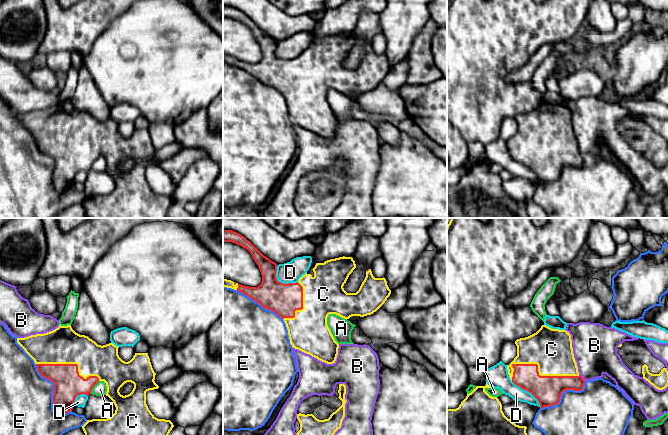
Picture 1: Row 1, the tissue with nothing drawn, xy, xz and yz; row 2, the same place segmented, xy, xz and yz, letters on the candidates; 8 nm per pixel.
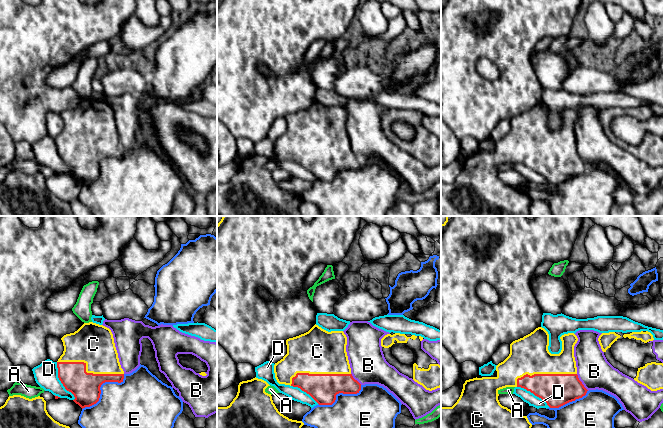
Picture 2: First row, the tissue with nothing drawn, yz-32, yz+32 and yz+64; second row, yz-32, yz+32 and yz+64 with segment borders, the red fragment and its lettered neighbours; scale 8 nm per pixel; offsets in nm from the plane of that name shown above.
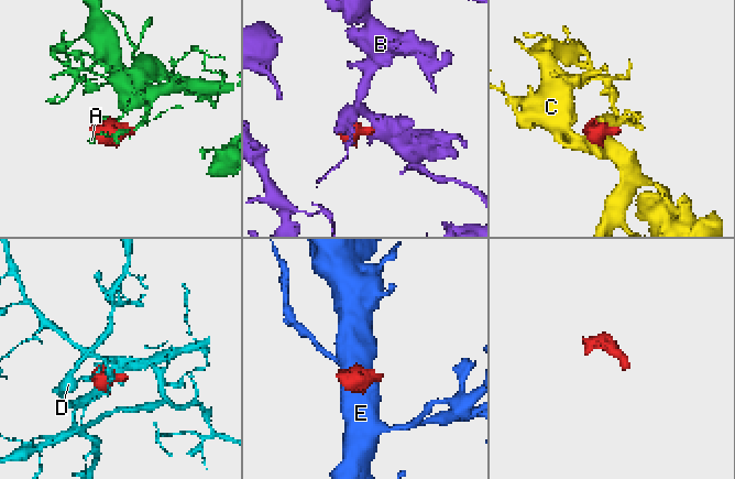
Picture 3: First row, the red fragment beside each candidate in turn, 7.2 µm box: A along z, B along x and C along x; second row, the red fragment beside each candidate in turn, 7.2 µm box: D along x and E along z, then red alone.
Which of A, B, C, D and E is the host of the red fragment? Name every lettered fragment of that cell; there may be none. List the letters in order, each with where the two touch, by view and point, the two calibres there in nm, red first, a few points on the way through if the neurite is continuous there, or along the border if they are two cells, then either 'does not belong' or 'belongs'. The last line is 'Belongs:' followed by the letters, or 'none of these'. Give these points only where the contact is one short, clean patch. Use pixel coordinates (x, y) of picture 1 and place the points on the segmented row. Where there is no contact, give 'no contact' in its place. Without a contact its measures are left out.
A: xy (93, 386) | 240/110 nm | does not belong
B: yz (581, 377) | 190/360 nm | does not belong
C: yz (542, 376) | 220/340 nm | belongs
D: xz (280, 282) | 260/170 nm | does not belong
E: xy (53, 395) | 240/440 nm | does not belong
Belongs: C

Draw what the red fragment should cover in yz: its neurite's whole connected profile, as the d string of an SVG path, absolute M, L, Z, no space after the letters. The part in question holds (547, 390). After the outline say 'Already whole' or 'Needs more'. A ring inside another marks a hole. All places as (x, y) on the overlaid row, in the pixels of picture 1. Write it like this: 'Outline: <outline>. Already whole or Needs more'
Outline: M542 325L536 333L517 339L515 344L517 356L507 365L509 377L515 385L531 393L541 408L558 404L566 390L583 390L585 380L579 375L569 332Z. Needs more

